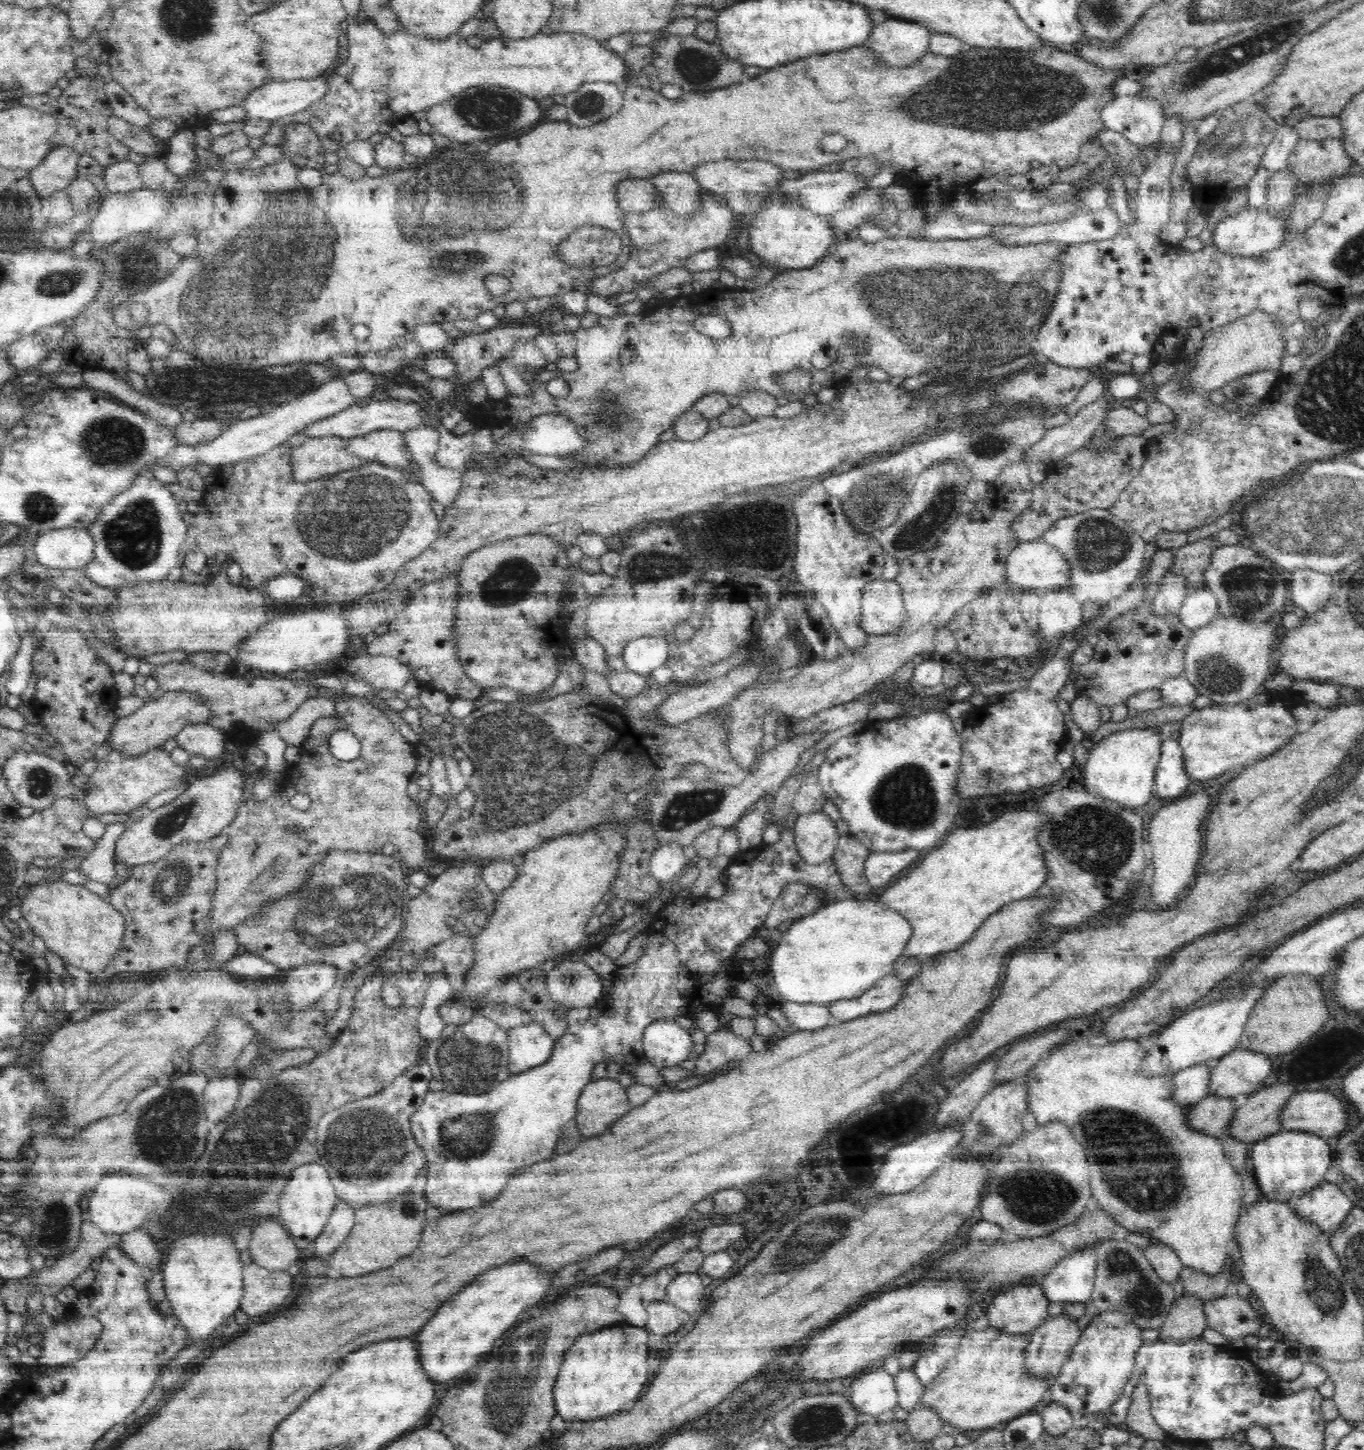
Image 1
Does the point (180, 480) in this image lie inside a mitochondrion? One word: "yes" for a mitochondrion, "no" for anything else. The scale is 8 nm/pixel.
no

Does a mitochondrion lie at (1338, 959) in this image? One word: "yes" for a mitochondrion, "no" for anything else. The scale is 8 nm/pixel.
no

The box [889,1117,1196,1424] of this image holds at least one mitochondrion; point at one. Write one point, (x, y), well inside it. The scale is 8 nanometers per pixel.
(1032, 1197)

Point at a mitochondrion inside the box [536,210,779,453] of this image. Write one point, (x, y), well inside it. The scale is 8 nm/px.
(604, 409)

